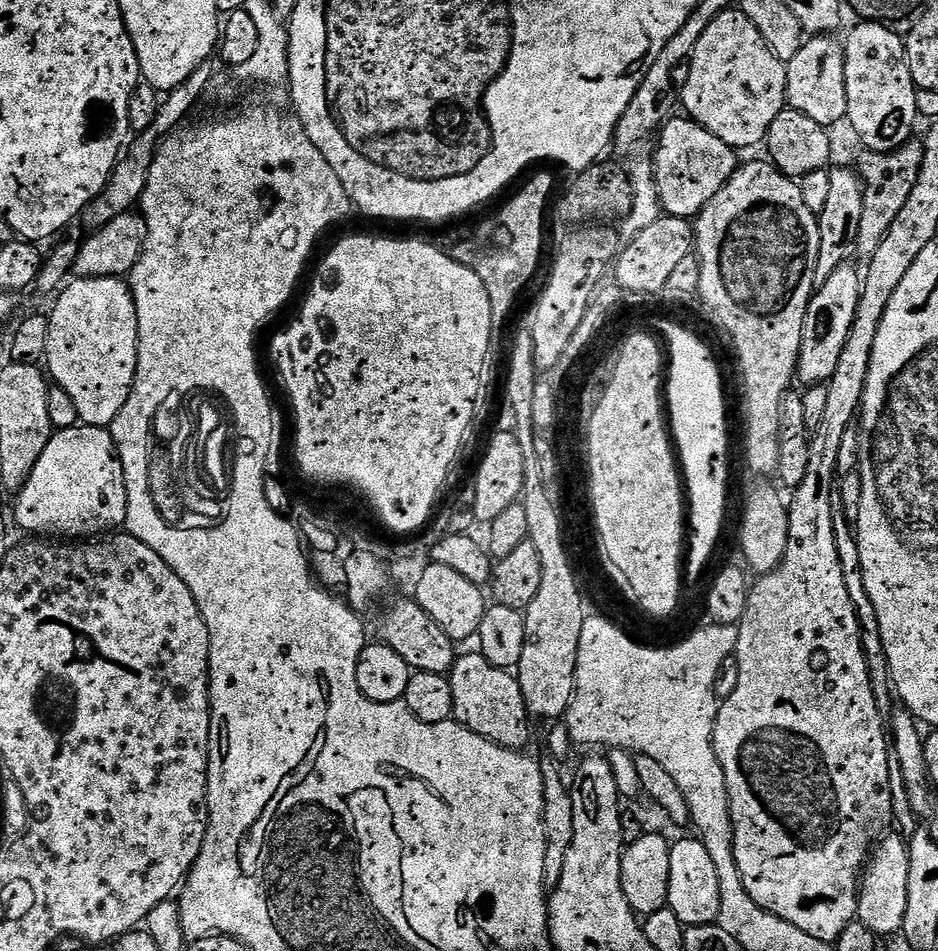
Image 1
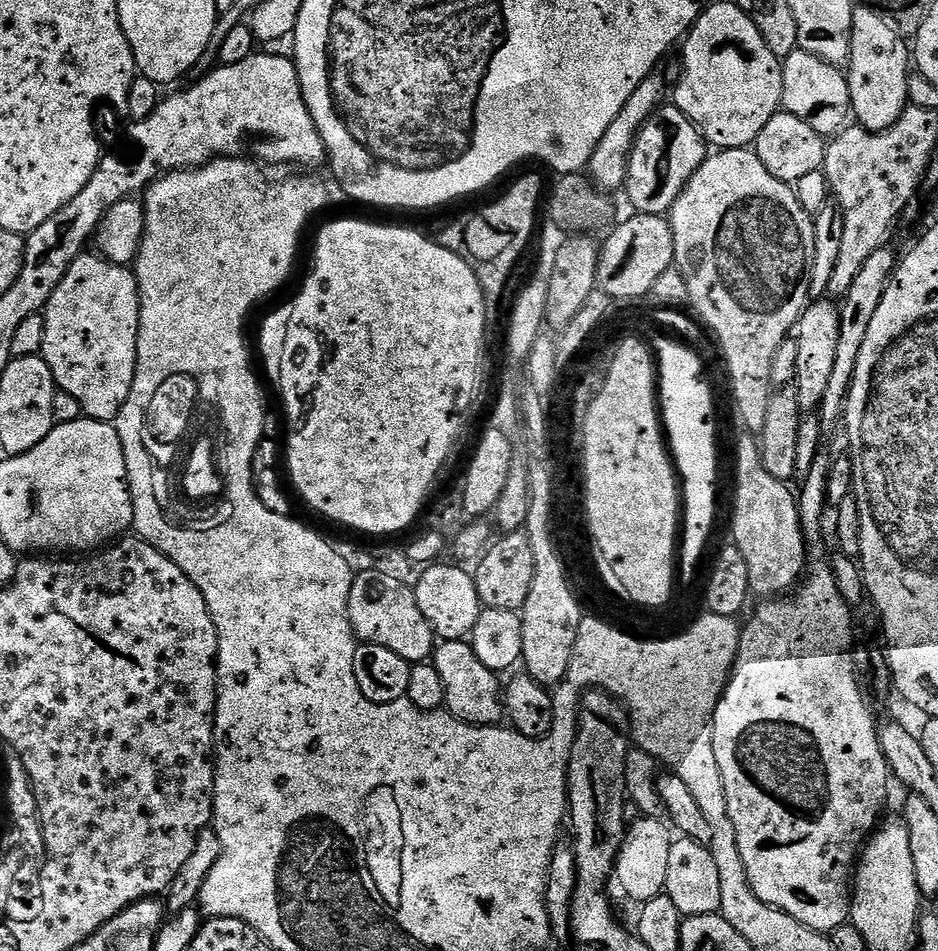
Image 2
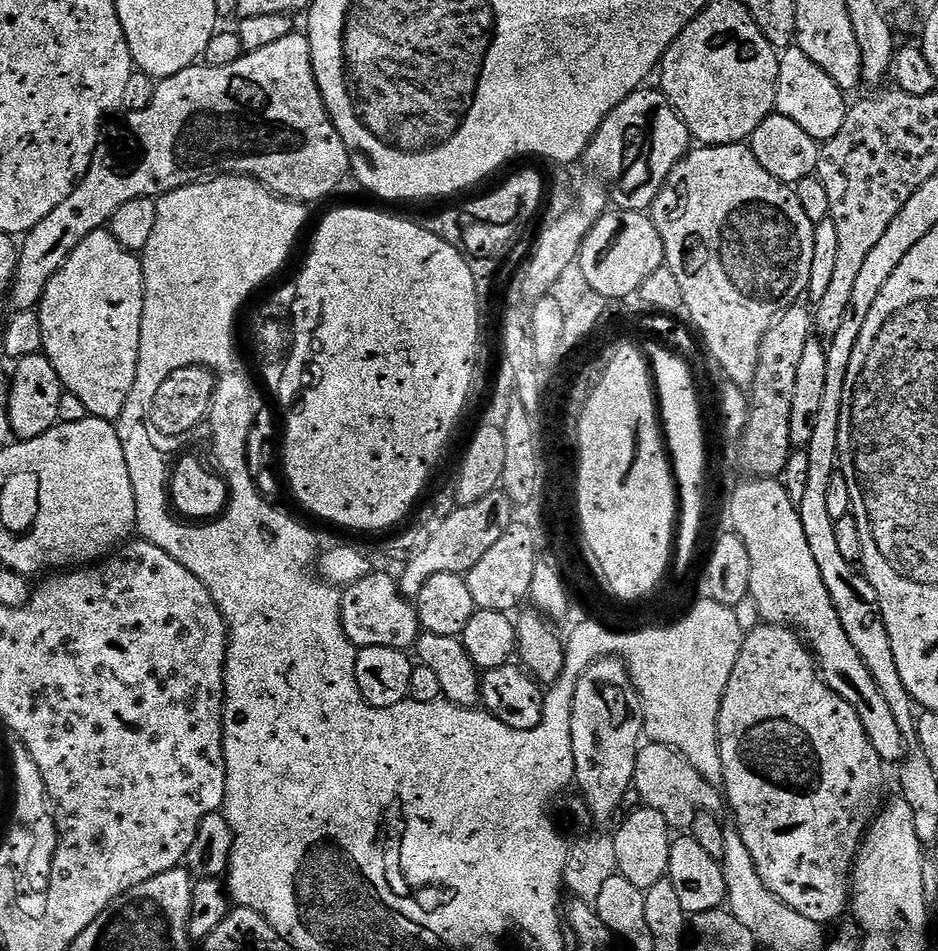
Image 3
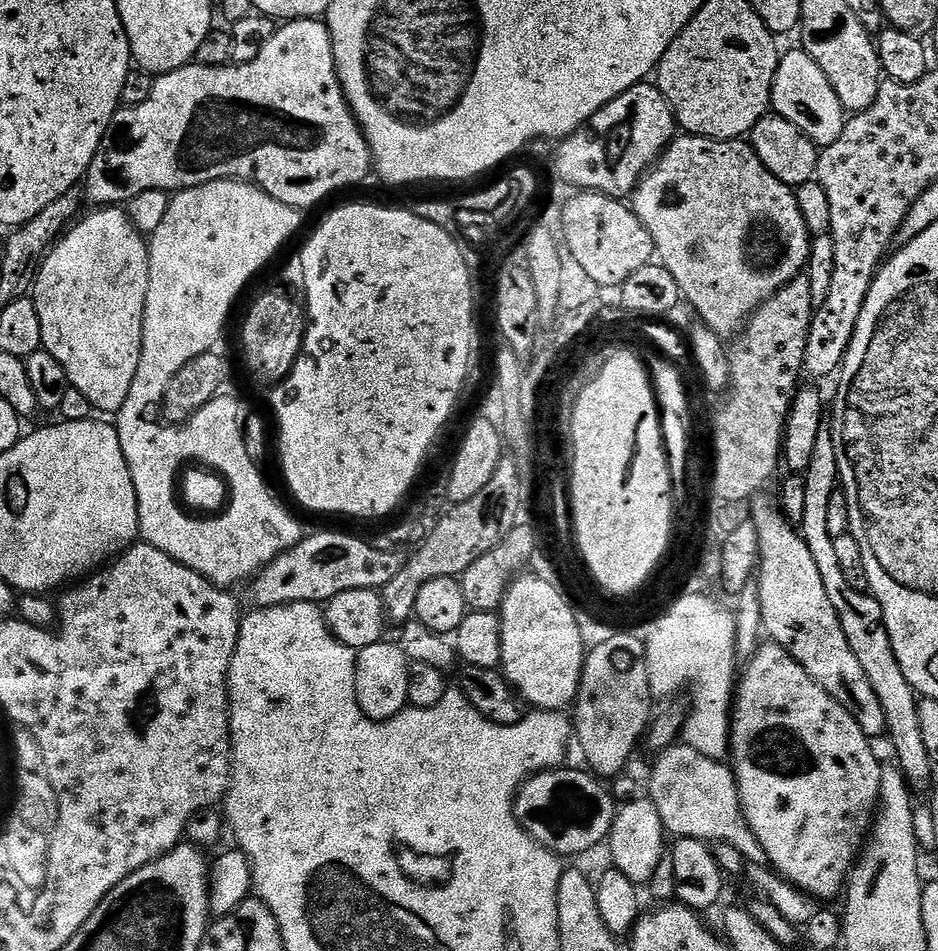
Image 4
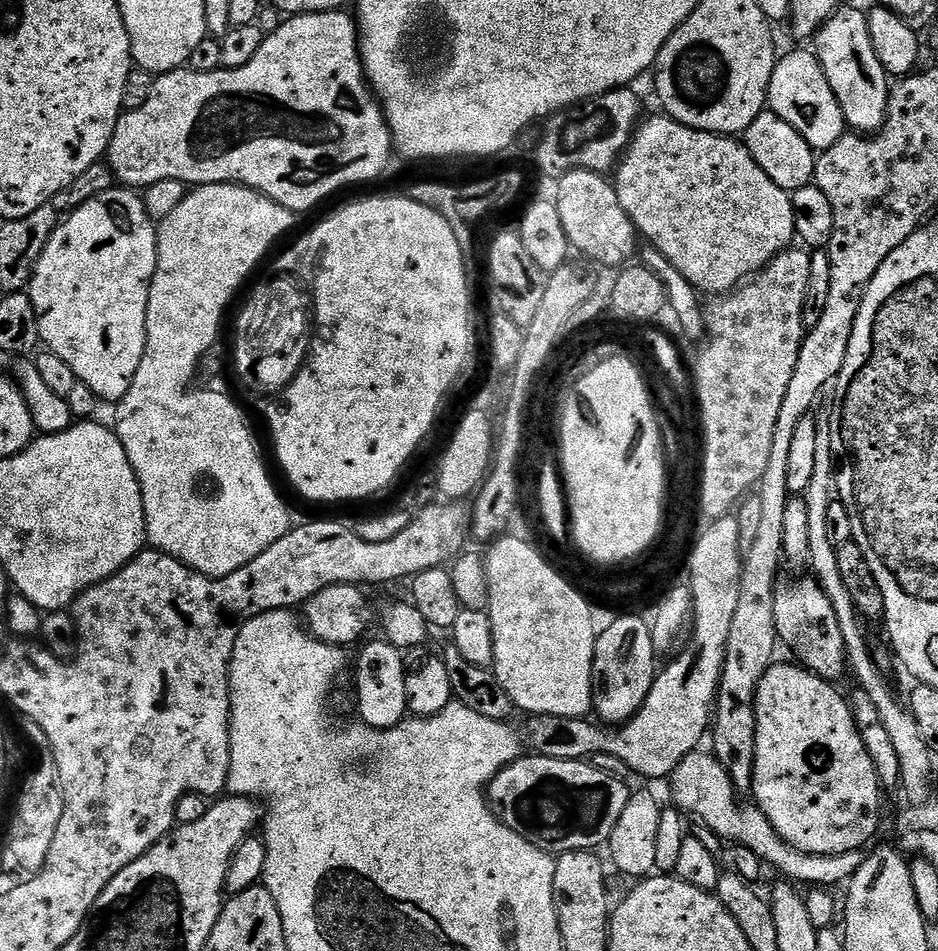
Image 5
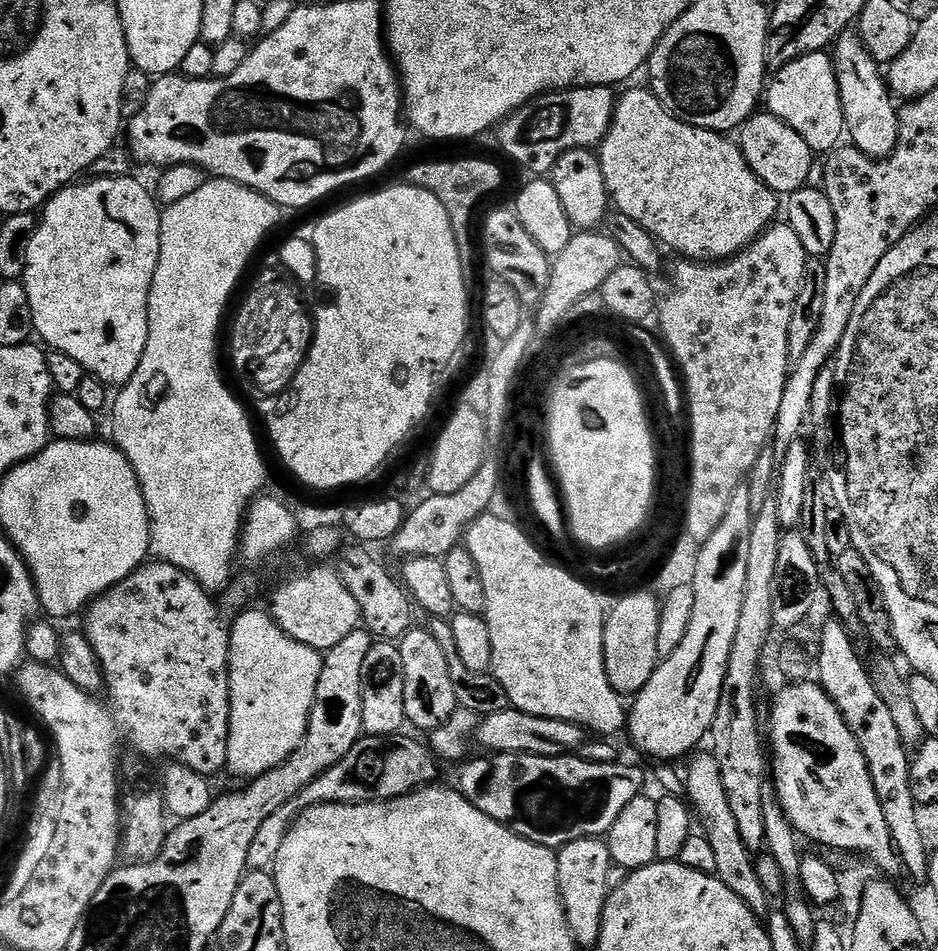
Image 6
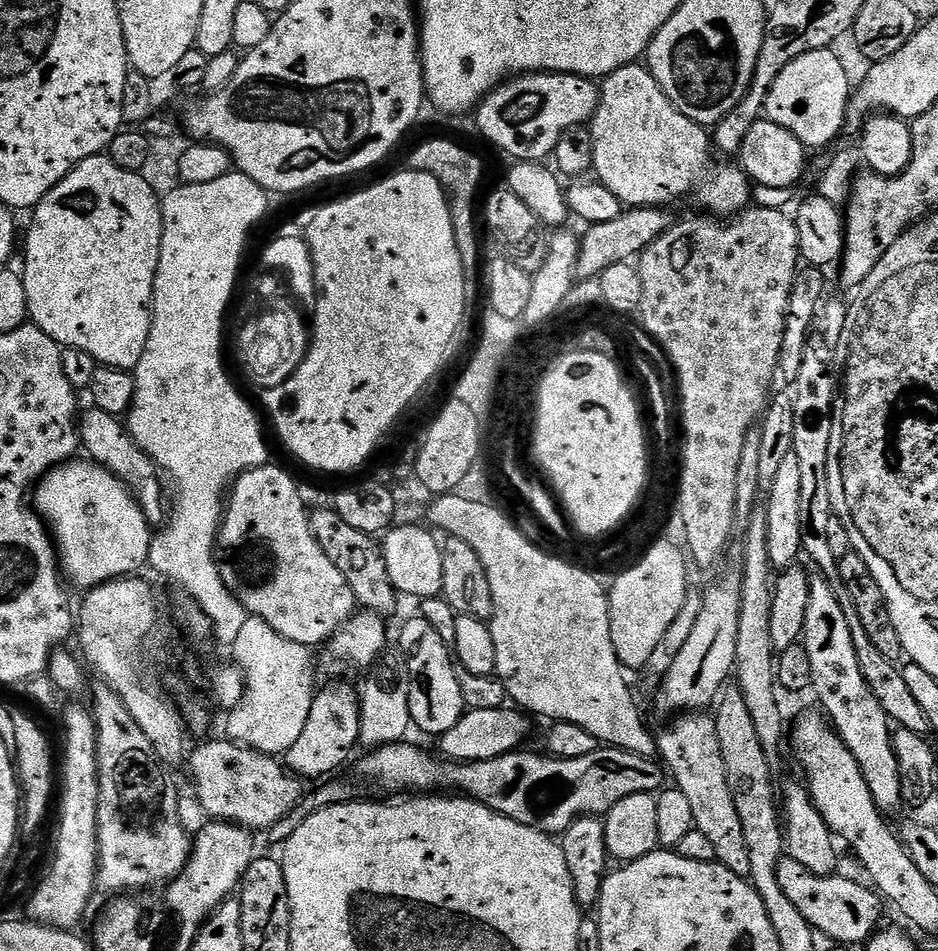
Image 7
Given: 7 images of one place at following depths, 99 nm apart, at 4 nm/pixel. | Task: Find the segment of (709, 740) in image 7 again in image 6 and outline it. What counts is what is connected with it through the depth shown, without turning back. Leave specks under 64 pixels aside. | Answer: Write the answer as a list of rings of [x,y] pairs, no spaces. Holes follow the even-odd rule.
[[[700,750],[687,764],[688,776],[686,772],[682,783],[686,789],[686,799],[698,821],[699,831],[708,839],[715,856],[718,857],[714,875],[723,884],[730,886],[730,890],[734,890],[734,894],[738,894],[738,898],[742,898],[742,902],[746,902],[752,912],[767,913],[770,897],[758,878],[753,849],[748,848],[746,842],[742,842],[742,834],[738,834],[738,822],[734,822],[734,813],[731,812],[730,801],[726,798],[726,786],[722,786],[722,774],[718,770],[715,756],[711,751]]]

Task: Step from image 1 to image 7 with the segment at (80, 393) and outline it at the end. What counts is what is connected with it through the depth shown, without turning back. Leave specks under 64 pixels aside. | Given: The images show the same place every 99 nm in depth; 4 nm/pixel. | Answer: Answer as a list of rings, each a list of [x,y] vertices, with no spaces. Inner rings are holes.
[[[106,154],[91,156],[78,165],[46,198],[42,198],[31,213],[32,225],[28,228],[28,241],[23,241],[24,268],[22,275],[26,286],[26,302],[28,303],[28,315],[31,323],[41,328],[47,336],[54,338],[54,342],[61,348],[73,348],[84,350],[90,354],[90,358],[96,360],[97,365],[106,368],[121,368],[132,372],[138,366],[142,358],[142,350],[146,350],[146,338],[150,338],[150,326],[152,325],[152,291],[154,290],[154,278],[160,261],[162,250],[162,230],[164,229],[164,213],[162,211],[161,197],[156,196],[148,183],[138,172],[131,172],[122,166],[118,166]]]

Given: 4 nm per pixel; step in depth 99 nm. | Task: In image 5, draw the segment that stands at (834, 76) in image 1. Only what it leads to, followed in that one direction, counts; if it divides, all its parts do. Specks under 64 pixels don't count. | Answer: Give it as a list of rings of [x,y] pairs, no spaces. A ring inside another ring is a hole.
[[[811,51],[792,52],[789,56],[781,55],[776,62],[776,69],[770,78],[767,107],[778,118],[790,122],[813,150],[823,150],[834,146],[838,138],[846,134],[846,125],[842,108],[826,82],[820,60]]]

